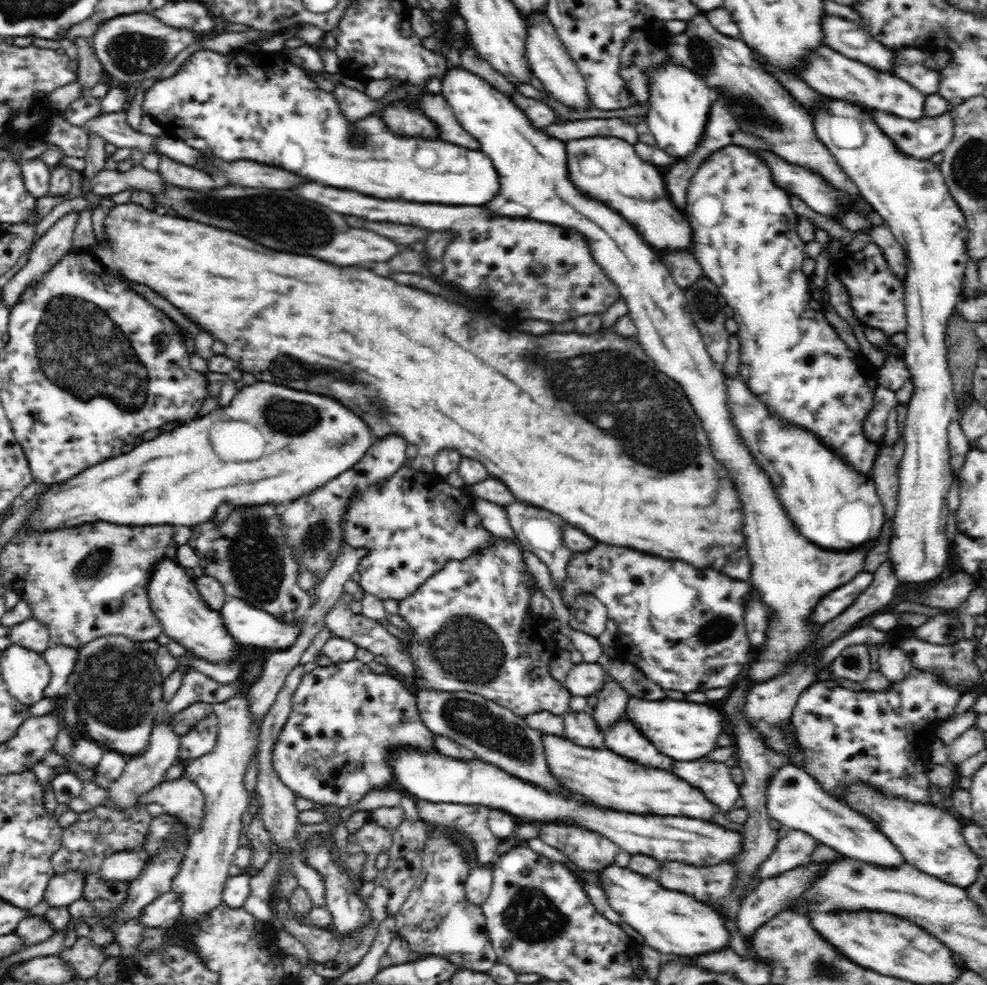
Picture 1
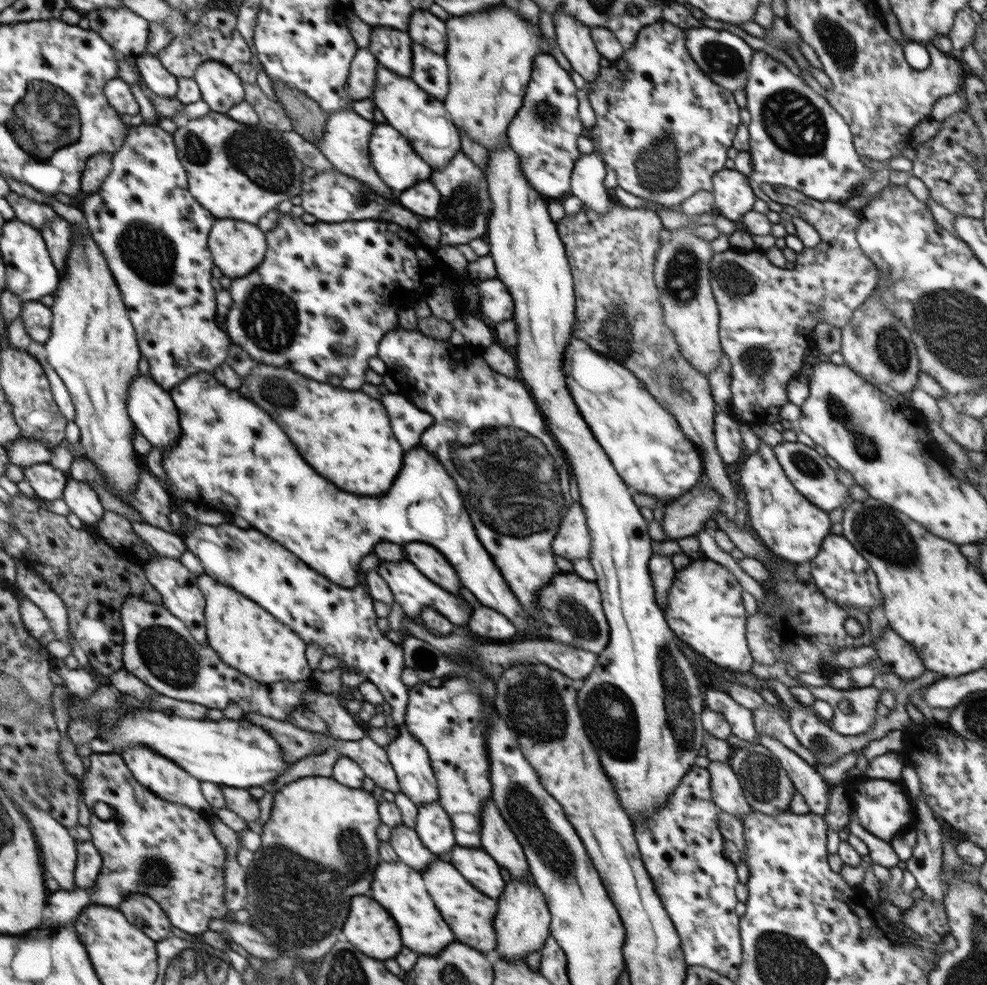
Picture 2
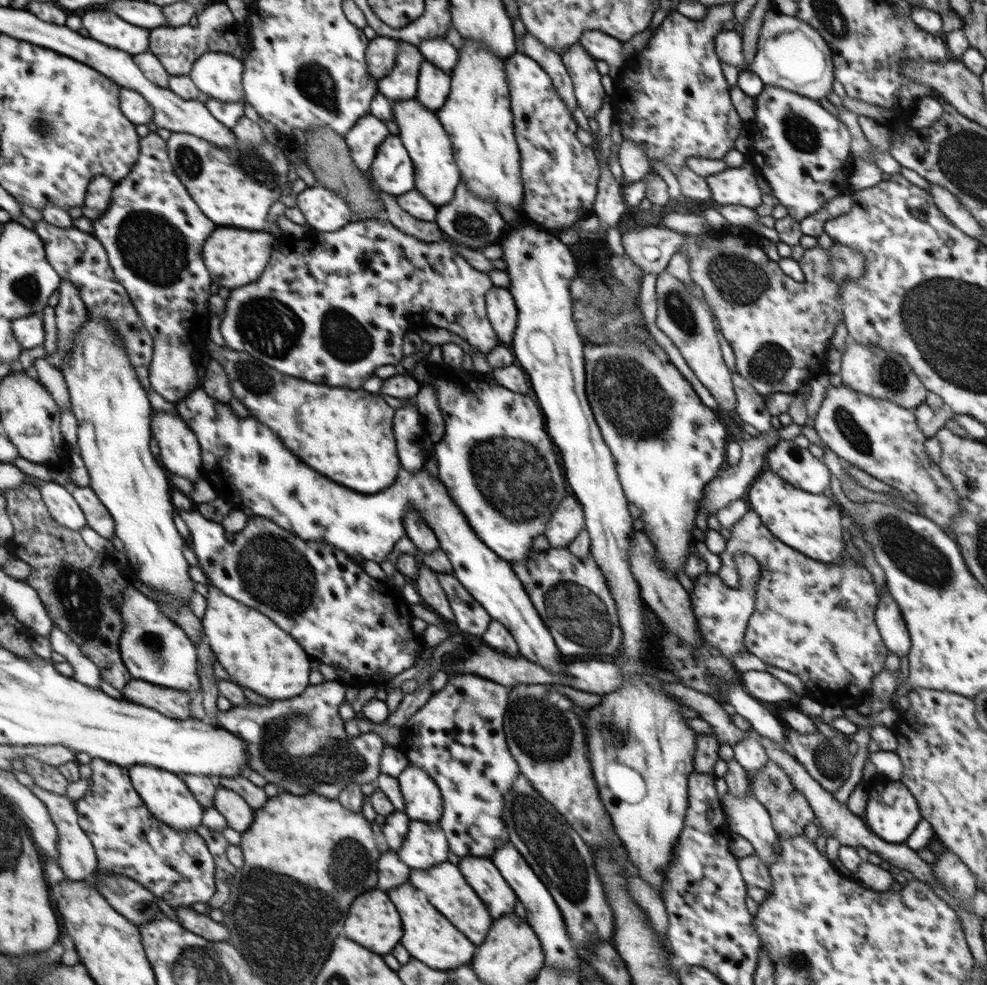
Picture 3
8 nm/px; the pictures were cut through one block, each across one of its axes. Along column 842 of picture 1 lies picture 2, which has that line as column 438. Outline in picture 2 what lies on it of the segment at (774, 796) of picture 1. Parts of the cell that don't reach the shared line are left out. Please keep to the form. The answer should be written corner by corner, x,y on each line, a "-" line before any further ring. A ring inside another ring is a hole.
438,801
418,807
414,829
422,844
437,856
452,850
456,845
450,817

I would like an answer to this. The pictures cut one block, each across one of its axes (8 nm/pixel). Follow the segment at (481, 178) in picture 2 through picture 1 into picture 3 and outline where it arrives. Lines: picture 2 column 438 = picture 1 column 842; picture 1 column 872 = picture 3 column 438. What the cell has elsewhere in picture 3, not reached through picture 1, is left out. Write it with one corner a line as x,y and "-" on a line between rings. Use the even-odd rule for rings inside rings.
462,180
456,187
454,199
444,207
438,207
437,210
438,215
434,221
444,236
477,251
483,250
490,244
497,244
508,227
502,215
499,215
496,205
484,199
478,199
474,193
470,193
466,183

